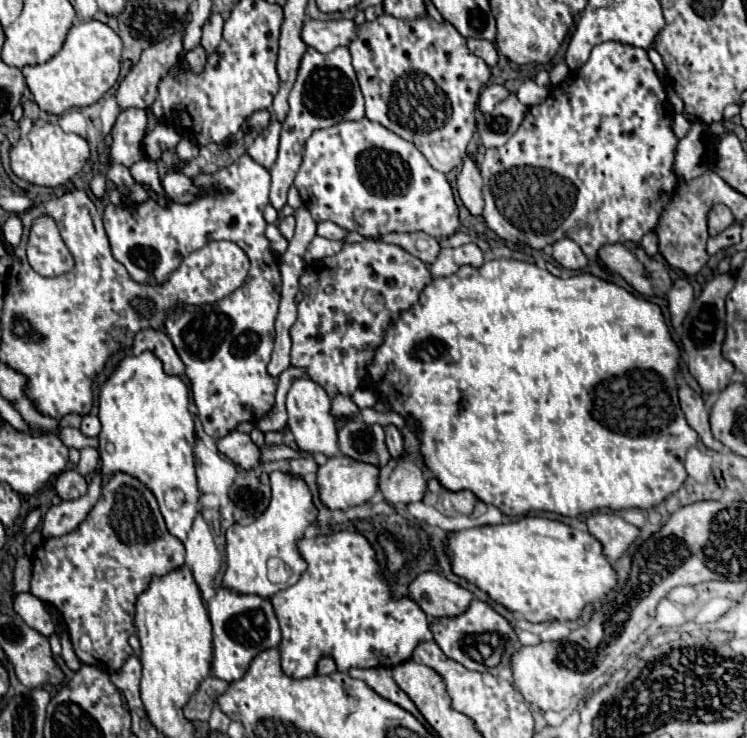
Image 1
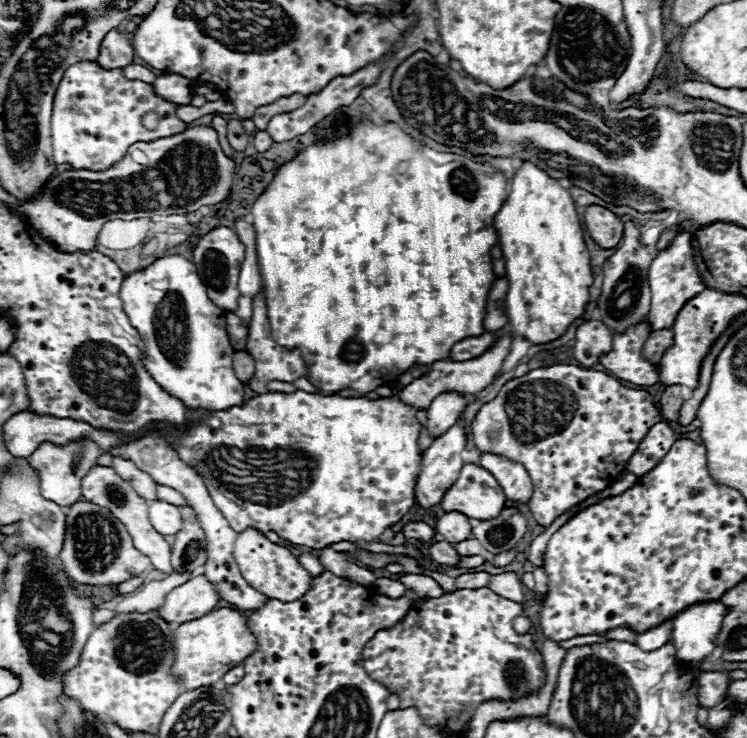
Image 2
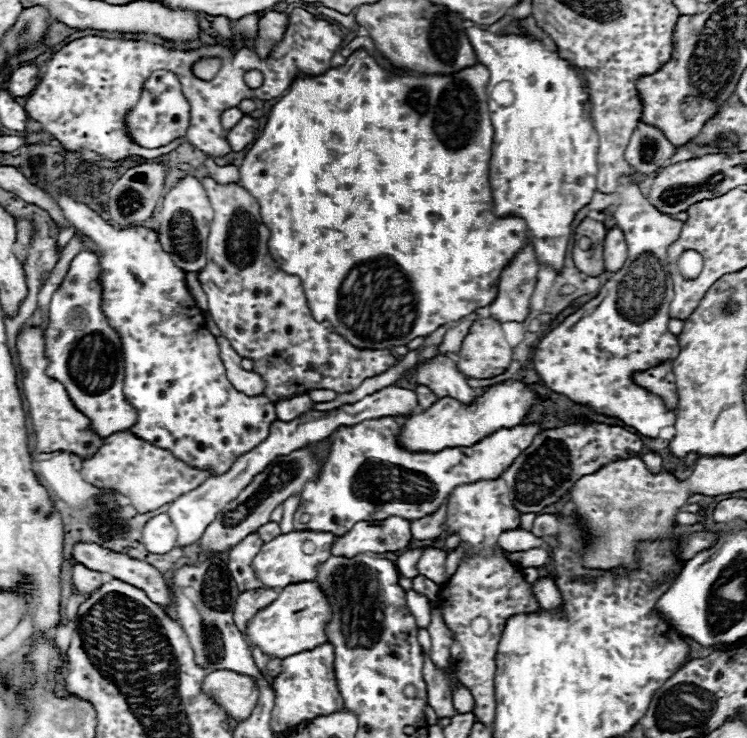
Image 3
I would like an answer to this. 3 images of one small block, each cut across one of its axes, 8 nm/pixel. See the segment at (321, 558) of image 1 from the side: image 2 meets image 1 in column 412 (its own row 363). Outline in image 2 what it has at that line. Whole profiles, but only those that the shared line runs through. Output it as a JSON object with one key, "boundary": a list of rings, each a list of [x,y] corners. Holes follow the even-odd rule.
{"boundary":[[[644,322],[620,336],[614,334],[612,350],[600,358],[600,364],[608,368],[614,376],[632,384],[652,386],[660,382],[660,372],[642,358],[642,346],[648,340],[650,332],[652,330],[648,322]]]}

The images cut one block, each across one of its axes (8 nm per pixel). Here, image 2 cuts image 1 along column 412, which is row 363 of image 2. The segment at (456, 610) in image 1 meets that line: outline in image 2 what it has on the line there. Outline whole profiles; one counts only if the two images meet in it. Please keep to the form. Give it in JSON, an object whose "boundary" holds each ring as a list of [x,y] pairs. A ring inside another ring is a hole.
{"boundary":[[[598,320],[584,322],[576,330],[574,358],[582,368],[594,368],[600,362],[602,354],[608,354],[612,348],[612,332]]]}

